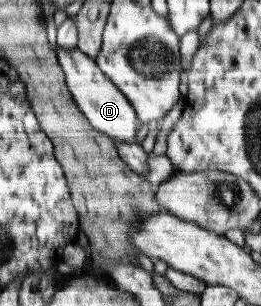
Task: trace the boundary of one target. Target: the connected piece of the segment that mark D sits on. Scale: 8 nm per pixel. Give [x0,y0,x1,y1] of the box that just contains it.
[57,46,141,144]

